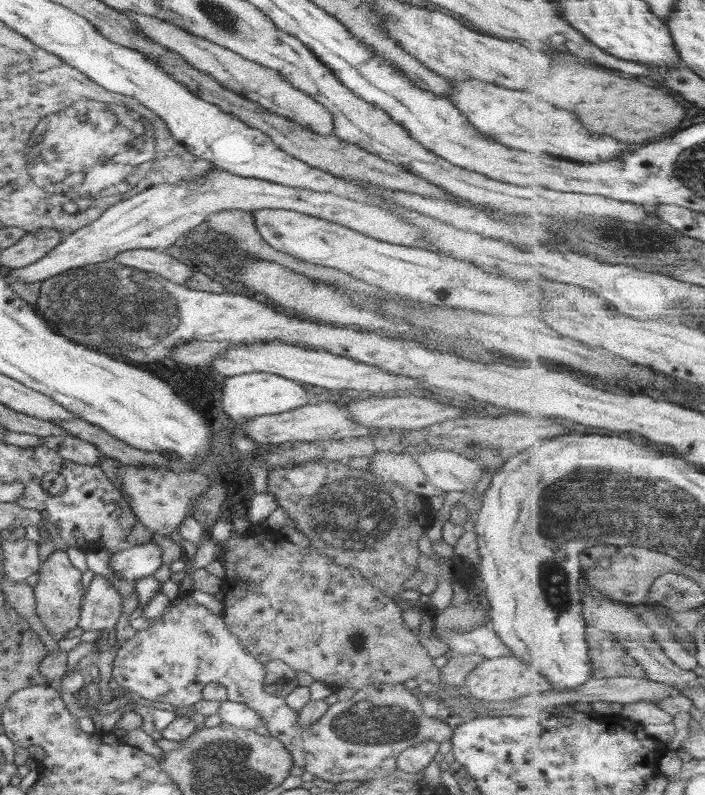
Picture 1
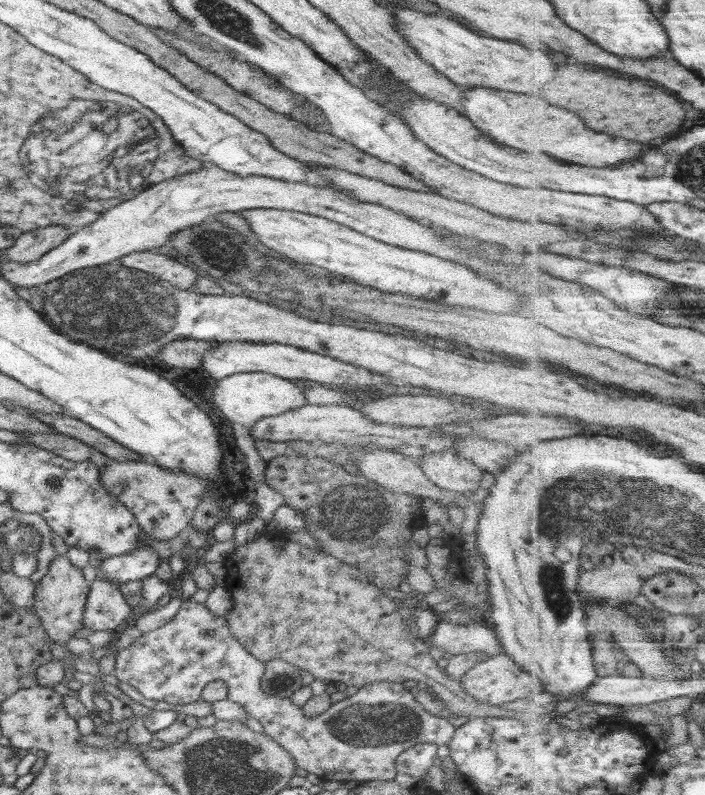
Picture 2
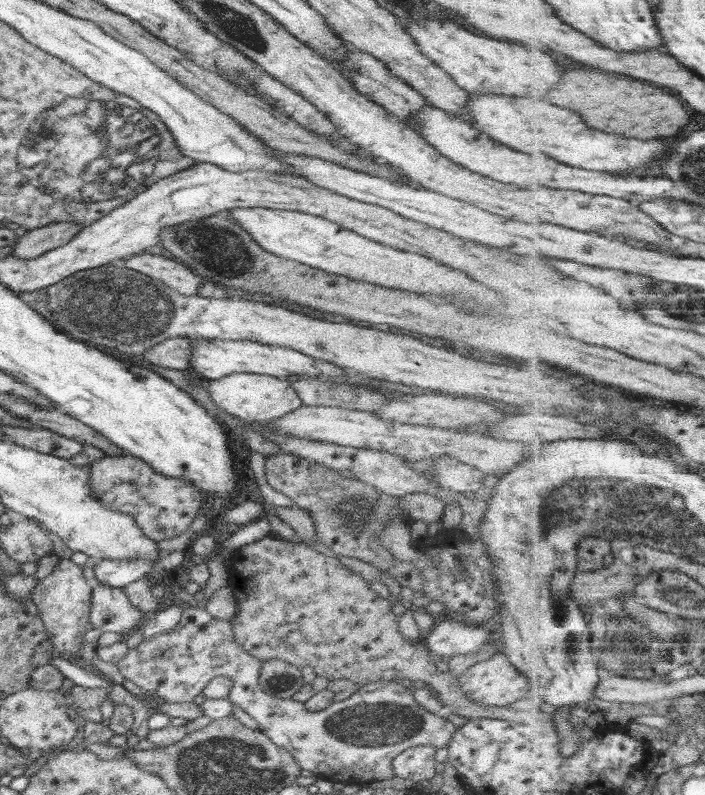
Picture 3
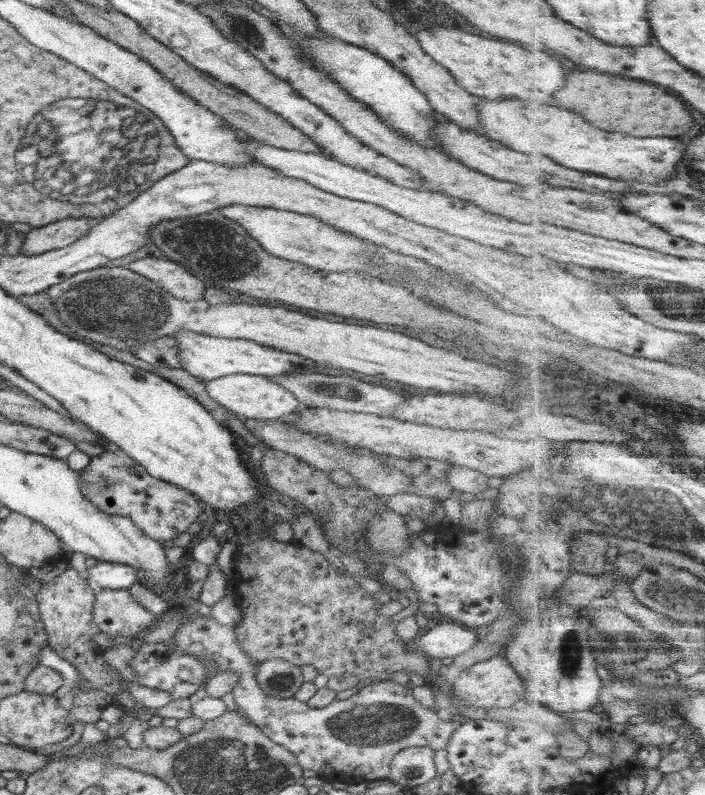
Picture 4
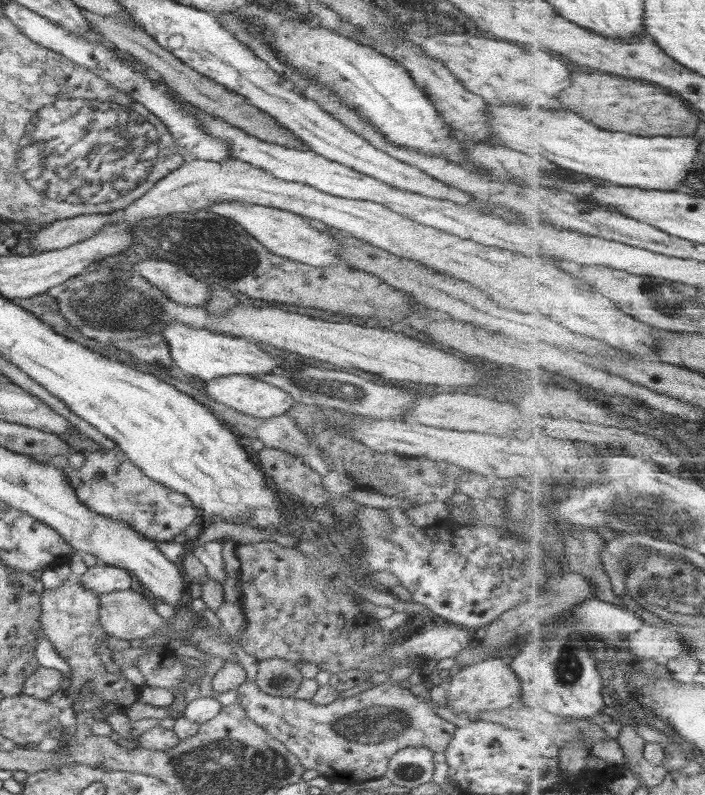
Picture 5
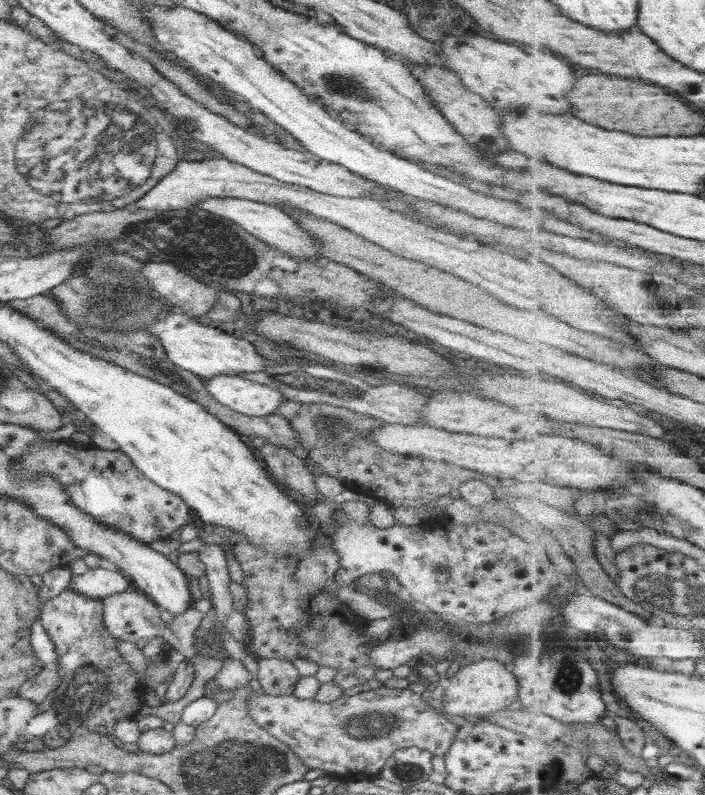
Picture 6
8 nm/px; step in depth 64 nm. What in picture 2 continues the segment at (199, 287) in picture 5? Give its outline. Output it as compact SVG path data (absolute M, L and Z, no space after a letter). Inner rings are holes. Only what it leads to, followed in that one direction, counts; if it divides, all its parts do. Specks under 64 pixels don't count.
M131 252L123 256L122 264L134 270L142 270L150 275L158 276L158 279L168 282L170 285L186 291L192 291L196 283L196 272L164 254L154 252Z

